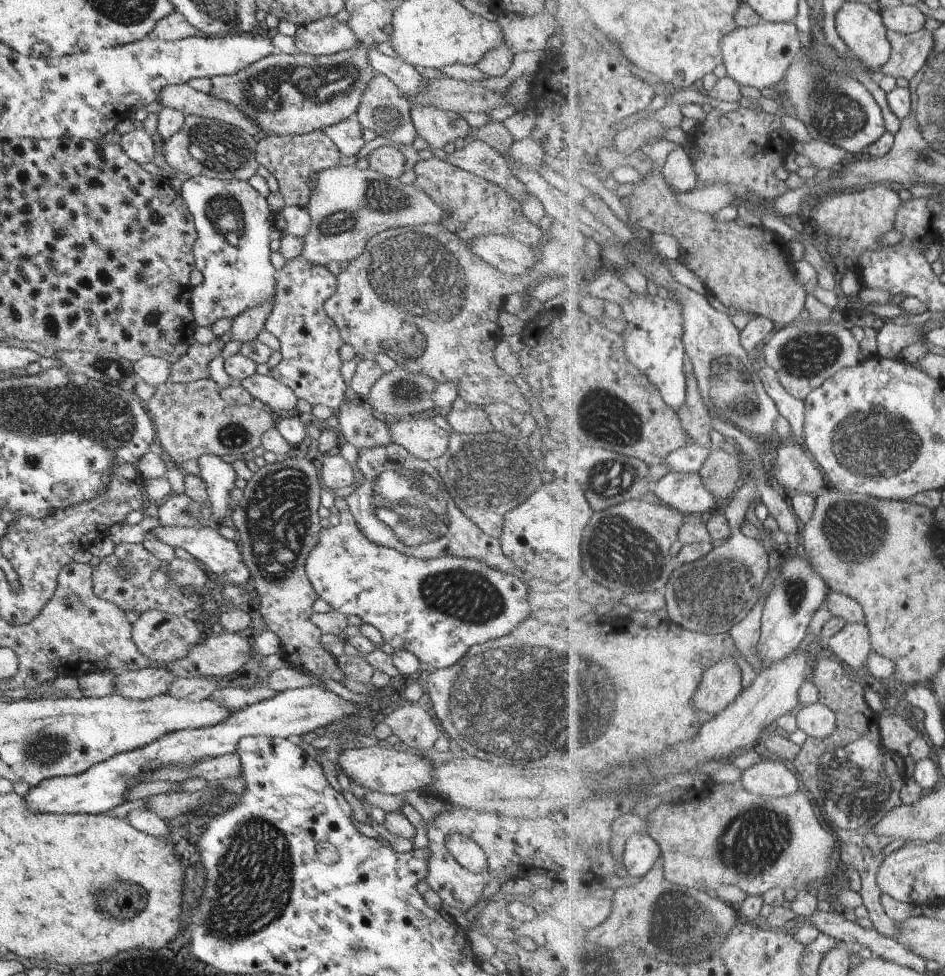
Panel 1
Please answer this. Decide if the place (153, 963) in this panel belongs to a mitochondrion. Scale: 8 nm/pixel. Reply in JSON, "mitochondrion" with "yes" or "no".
{"mitochondrion":"no"}

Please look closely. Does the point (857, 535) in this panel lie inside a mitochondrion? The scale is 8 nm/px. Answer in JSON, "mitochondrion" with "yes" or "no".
{"mitochondrion":"yes"}

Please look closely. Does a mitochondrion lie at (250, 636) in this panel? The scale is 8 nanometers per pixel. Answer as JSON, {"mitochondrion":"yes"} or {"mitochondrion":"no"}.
{"mitochondrion":"no"}

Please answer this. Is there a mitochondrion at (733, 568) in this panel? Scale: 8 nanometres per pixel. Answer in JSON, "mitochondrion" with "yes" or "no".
{"mitochondrion":"yes"}

